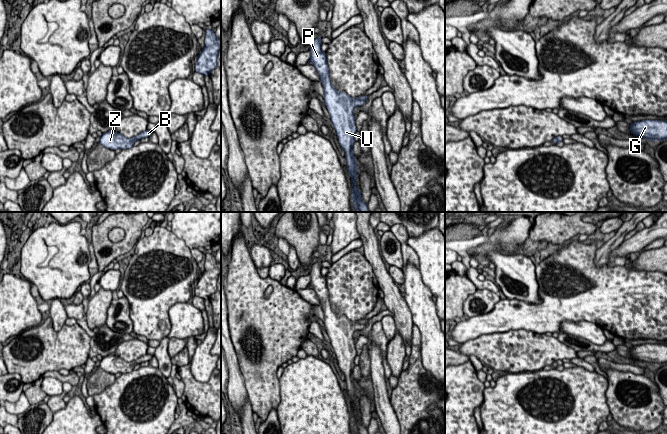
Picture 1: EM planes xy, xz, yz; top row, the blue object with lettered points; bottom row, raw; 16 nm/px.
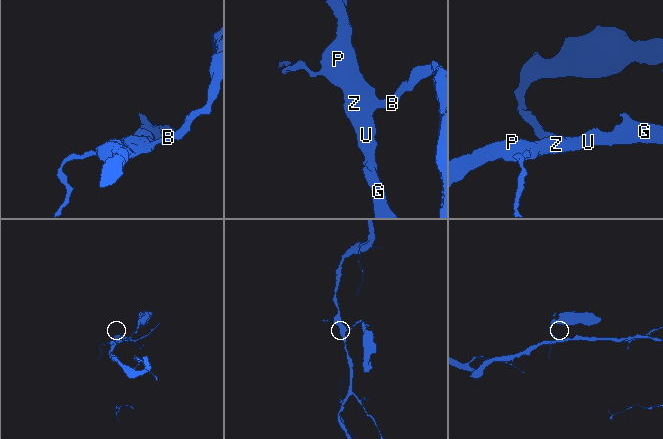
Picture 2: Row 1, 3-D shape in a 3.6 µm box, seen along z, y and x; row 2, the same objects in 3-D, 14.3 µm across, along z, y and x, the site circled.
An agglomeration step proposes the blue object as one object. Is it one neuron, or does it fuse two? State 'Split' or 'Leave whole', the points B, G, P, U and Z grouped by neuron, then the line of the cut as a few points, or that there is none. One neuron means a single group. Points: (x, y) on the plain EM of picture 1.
Leave whole. Groups: B G P U Z. No split

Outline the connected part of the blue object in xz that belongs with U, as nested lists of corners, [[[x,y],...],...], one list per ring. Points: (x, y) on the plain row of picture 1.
[[[320,259],[311,266],[309,275],[311,281],[309,286],[319,297],[320,304],[324,312],[324,326],[330,338],[331,346],[334,349],[338,366],[345,375],[347,394],[351,401],[352,425],[355,434],[369,434],[363,425],[361,415],[357,412],[355,405],[357,401],[357,387],[353,377],[354,359],[357,355],[353,334],[356,330],[366,327],[369,320],[361,320],[352,323],[345,316],[338,316],[332,309],[329,300],[326,276],[321,274],[322,260]]]

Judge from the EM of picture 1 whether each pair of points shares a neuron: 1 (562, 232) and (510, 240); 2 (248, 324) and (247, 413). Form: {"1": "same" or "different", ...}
{"1": "different", "2": "different"}

